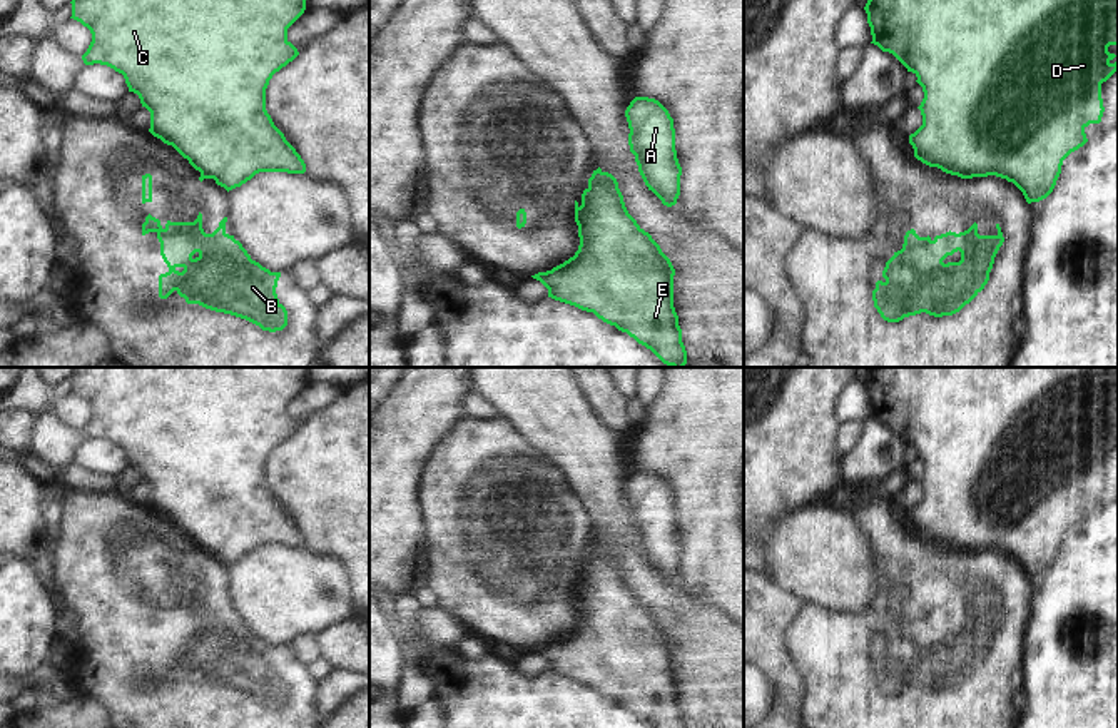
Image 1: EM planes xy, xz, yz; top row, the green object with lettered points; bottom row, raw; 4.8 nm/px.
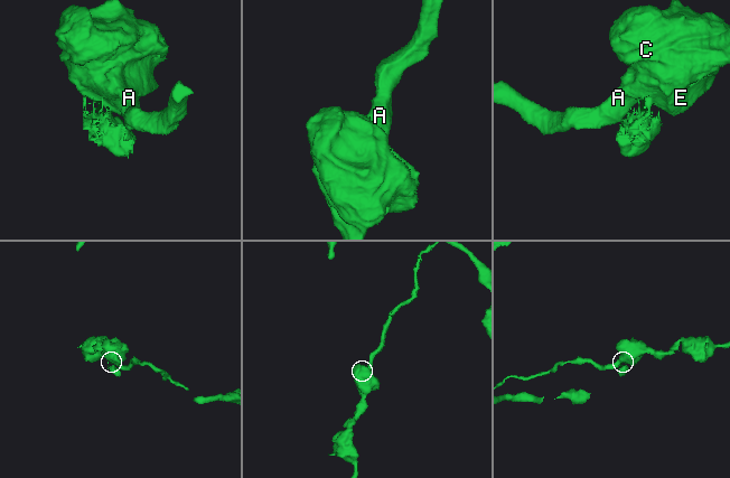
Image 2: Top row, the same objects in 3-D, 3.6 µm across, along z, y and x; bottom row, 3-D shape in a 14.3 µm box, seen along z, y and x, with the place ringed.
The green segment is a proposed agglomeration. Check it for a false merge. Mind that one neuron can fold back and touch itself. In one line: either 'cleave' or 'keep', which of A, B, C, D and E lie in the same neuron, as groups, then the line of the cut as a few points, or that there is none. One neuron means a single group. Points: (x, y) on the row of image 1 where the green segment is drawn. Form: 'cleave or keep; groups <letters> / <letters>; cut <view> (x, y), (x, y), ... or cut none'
cleave; groups A C D E / B; cut xz (579, 207), (575, 221)

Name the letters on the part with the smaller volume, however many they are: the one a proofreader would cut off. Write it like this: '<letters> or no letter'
B

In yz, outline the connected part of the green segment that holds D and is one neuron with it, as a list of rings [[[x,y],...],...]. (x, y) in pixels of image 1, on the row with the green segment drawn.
[[[867,0],[864,10],[871,27],[871,43],[892,53],[922,87],[924,99],[917,107],[922,125],[909,135],[909,144],[914,157],[929,167],[969,179],[996,175],[1013,182],[1028,204],[1039,202],[1053,192],[1063,160],[1088,142],[1085,129],[1101,122],[1105,112],[1101,83],[1118,70],[1118,62],[1111,62],[1116,55],[1108,52],[1110,45],[1118,45],[1118,0]]]

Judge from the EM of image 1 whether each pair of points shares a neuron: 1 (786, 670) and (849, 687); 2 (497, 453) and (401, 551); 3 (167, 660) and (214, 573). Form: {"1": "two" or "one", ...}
{"1": "two", "2": "two", "3": "one"}

